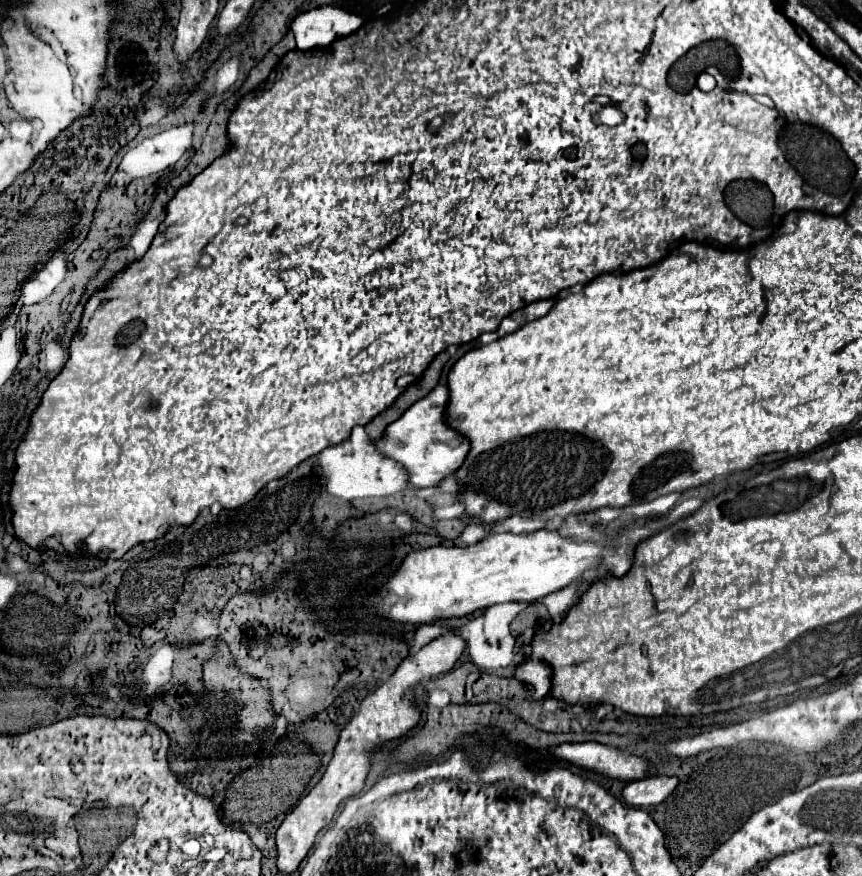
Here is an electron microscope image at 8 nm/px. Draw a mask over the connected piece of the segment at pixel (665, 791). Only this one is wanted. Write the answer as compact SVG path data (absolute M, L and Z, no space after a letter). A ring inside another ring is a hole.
M647 777L629 783L623 789L625 803L631 807L649 807L663 803L677 787L677 777Z

